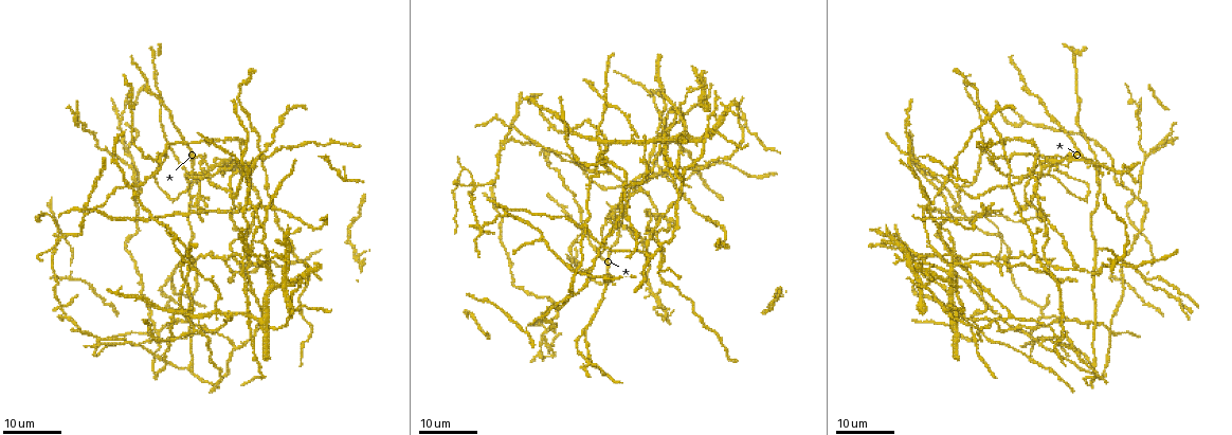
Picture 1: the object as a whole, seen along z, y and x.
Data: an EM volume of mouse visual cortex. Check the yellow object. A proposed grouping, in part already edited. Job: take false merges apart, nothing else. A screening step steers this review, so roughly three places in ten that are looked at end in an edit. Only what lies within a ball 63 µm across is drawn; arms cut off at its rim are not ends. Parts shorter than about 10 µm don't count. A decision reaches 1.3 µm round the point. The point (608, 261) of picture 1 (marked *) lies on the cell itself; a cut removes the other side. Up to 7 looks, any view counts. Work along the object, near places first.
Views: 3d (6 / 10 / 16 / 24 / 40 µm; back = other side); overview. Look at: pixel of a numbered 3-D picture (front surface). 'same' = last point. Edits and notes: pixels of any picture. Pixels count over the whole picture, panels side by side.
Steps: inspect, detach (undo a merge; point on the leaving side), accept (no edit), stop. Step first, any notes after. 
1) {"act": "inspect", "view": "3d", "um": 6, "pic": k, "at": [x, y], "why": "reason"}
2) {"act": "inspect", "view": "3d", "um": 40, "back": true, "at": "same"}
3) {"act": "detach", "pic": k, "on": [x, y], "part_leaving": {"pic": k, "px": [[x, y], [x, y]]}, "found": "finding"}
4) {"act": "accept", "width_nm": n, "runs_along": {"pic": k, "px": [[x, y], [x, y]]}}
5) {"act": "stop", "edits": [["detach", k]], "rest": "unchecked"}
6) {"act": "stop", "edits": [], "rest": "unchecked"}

{"act": "inspect", "view": "3d", "um": 24, "pic": 1, "at": [940, 177], "why": "three-way junction"}

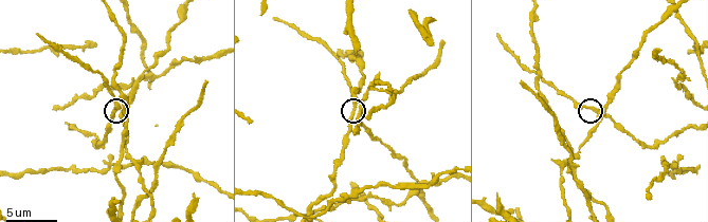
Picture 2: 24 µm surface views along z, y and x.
{"act": "inspect", "view": "3d", "um": 10, "pic": 2, "at": [593, 109], "why": "closer look"}

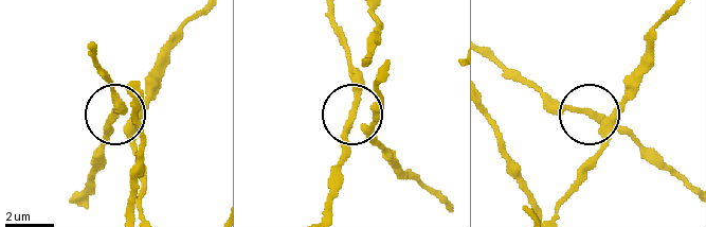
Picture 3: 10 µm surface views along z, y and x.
{"act": "accept", "width_nm": 190, "runs_along": {"pic": 3, "px": [[322, 210], [357, 101], [350, 60]]}, "found": "one cell here"}

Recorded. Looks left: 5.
{"act": "inspect", "view": "3d", "um": 16, "pic": 1, "at": [950, 253], "why": "four or more arms meet"}

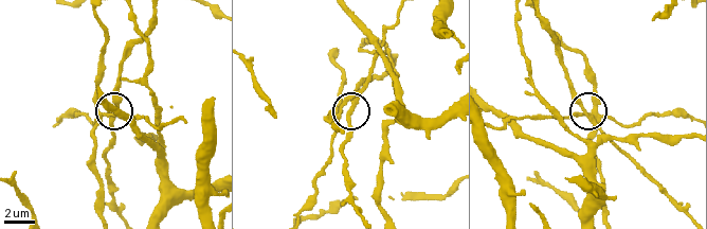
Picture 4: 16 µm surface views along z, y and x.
{"act": "inspect", "view": "3d", "um": 6, "pic": 4, "at": [581, 108]}

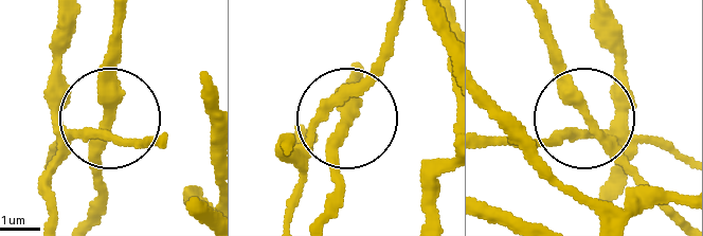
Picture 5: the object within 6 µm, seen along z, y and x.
{"act": "accept", "runs_along": {"pic": 5, "px": [[87, 211], [101, 126], [127, 140], [164, 140]]}, "found": "all the same cell"}

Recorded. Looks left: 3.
{"act": "inspect", "view": "3d", "um": 16, "pic": 1, "at": [1007, 155], "why": "two arms in line, one across"}

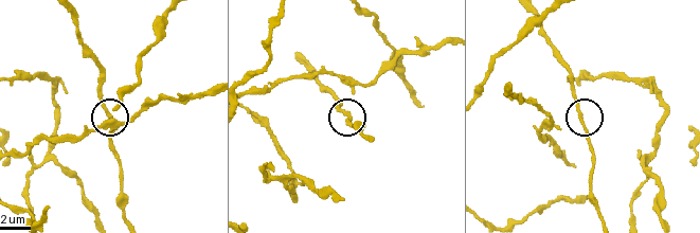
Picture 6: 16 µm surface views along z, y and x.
{"act": "inspect", "view": "3d", "um": 10, "pic": 6, "at": [581, 115], "why": "zoom in"}

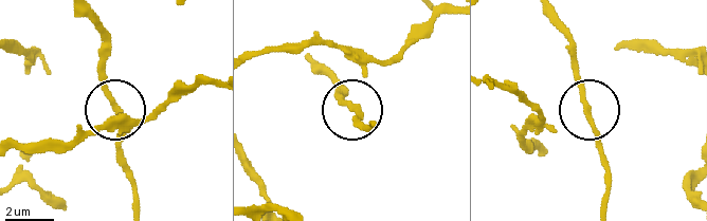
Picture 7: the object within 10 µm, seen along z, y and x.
{"act": "accept", "width_nm": 180, "found": "one cell here"}

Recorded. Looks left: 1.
{"act": "stop", "edits": [], "rest": "unchecked"}

